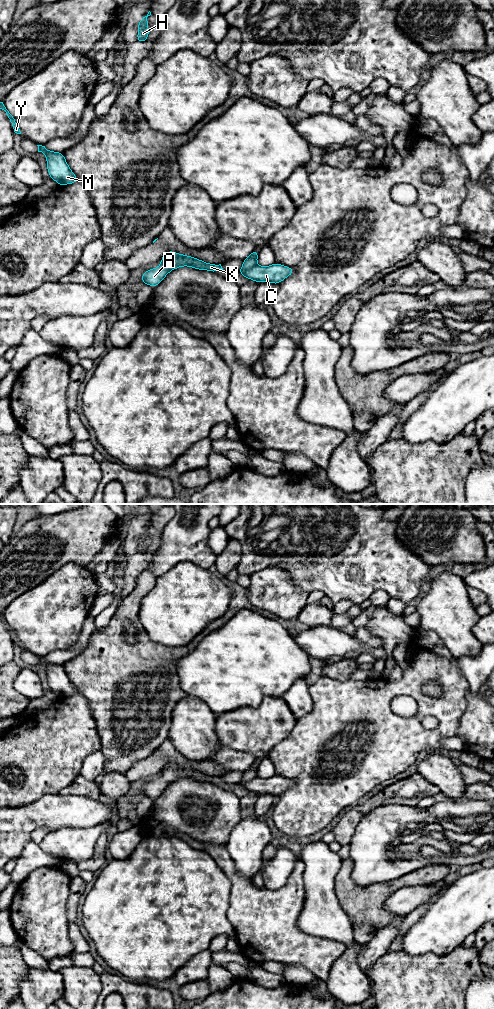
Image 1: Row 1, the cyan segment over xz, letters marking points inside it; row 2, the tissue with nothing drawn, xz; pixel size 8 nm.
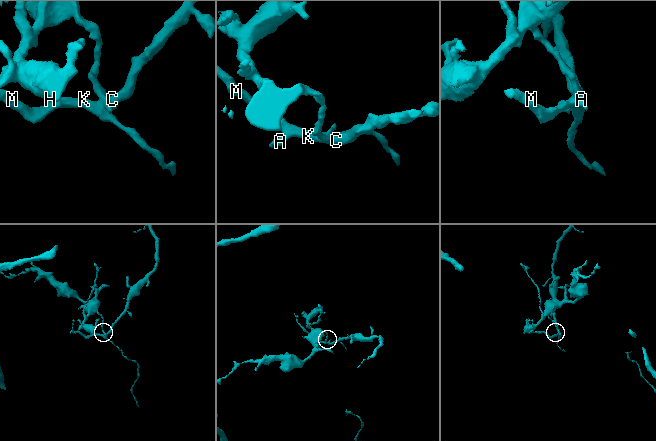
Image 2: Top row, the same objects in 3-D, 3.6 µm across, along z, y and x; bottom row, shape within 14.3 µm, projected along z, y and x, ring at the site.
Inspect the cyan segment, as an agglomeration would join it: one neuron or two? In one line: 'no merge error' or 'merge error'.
merge error

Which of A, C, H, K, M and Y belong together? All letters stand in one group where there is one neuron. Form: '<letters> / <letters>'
A C K M Y / H

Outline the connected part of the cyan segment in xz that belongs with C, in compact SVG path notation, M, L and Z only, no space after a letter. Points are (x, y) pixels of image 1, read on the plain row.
M274 775L270 778L254 778L250 781L241 780L238 783L242 788L248 791L258 794L271 794L273 796L279 796L282 792L290 788L293 784L293 780Z

